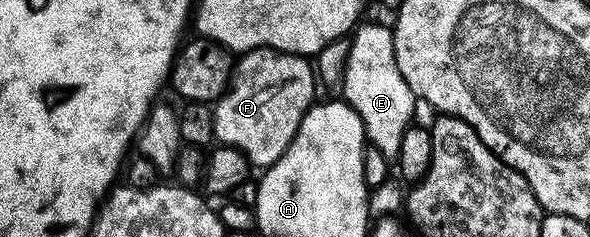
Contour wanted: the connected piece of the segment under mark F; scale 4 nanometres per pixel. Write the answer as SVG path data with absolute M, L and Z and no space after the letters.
M258 47L238 56L231 82L211 112L211 129L222 146L235 147L252 168L272 167L293 141L307 110L316 102L317 71L301 55Z

